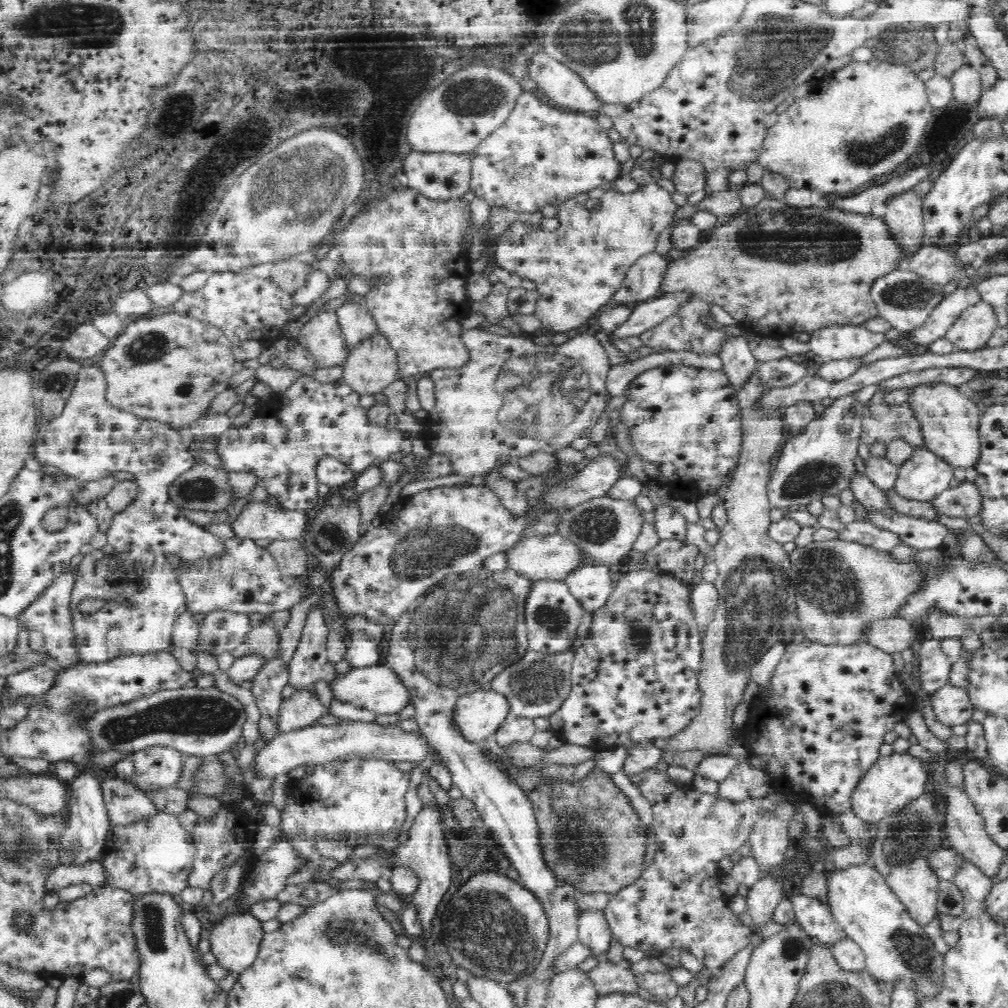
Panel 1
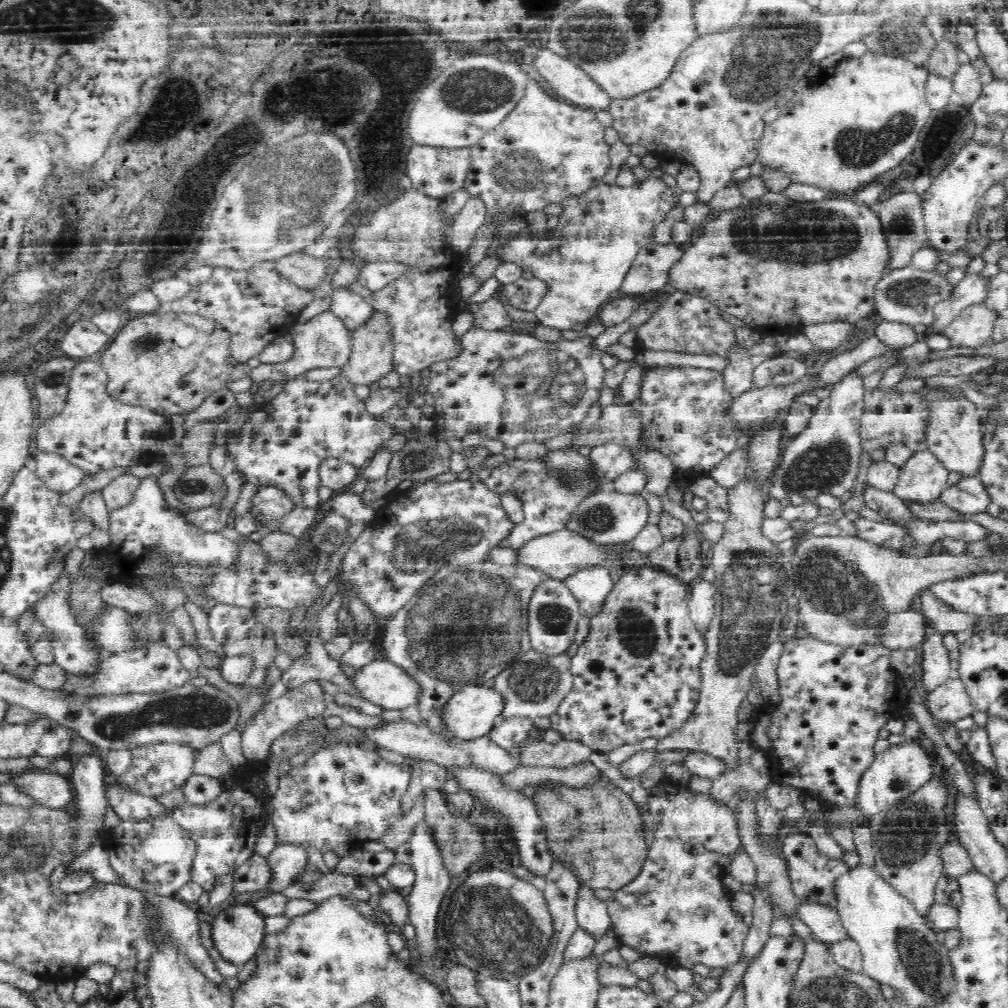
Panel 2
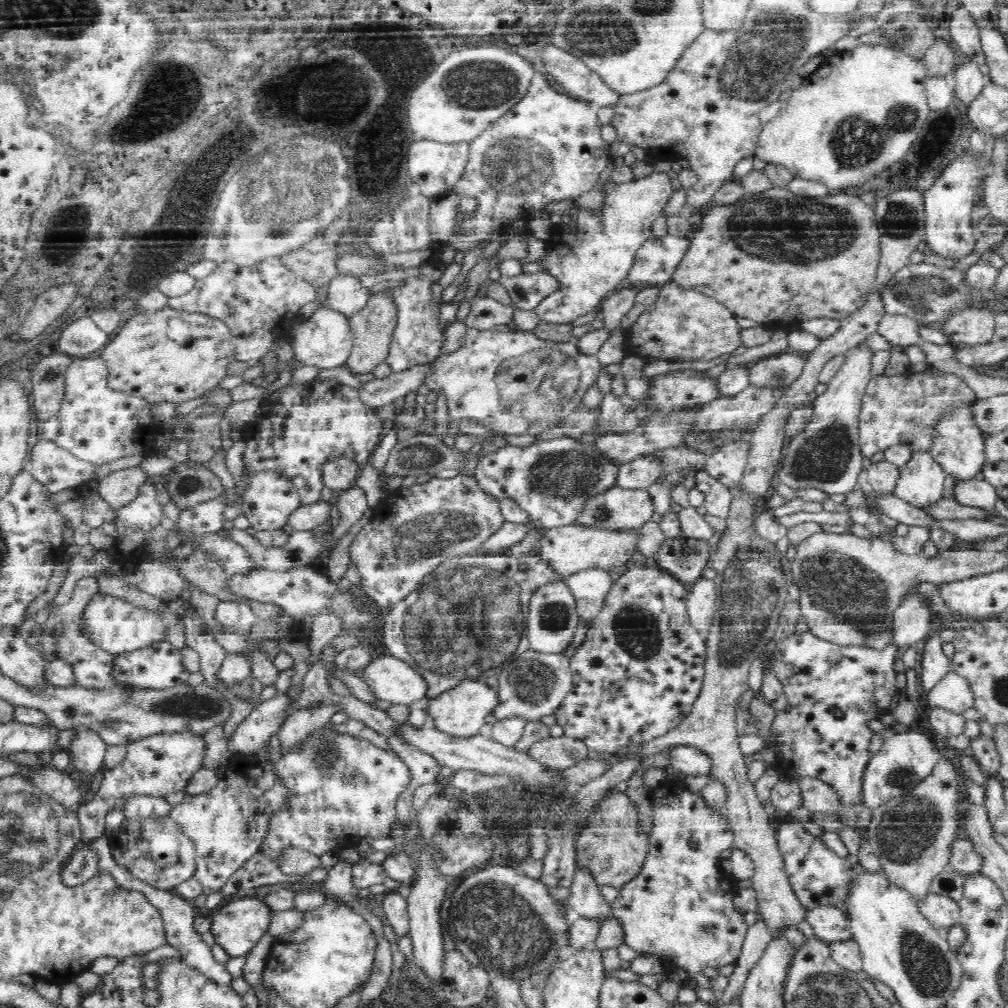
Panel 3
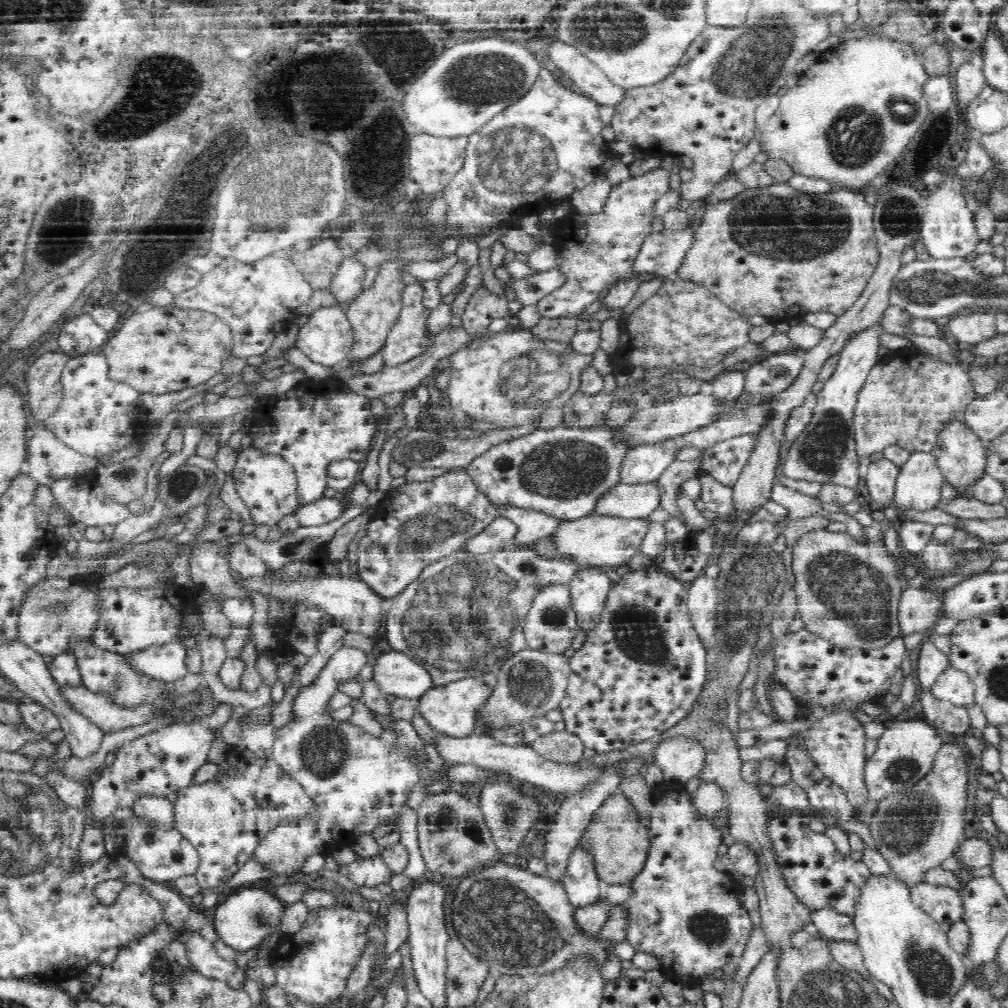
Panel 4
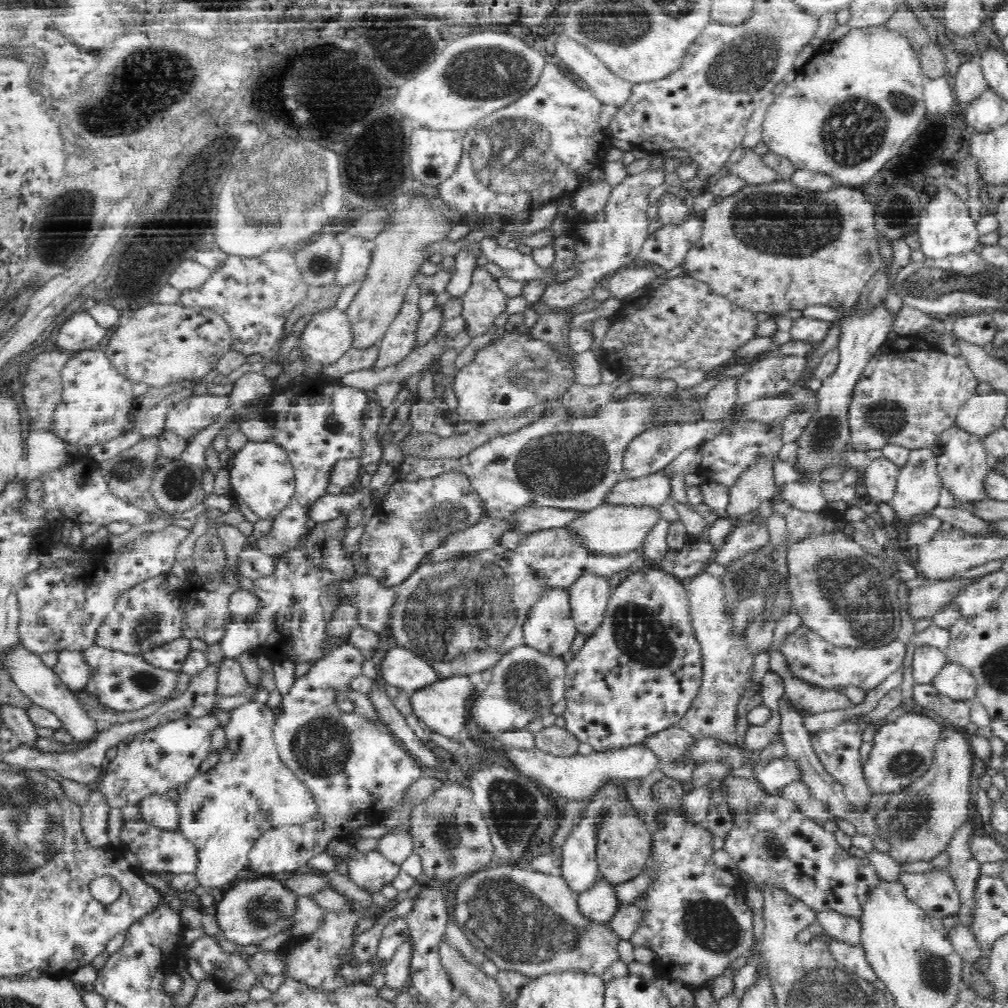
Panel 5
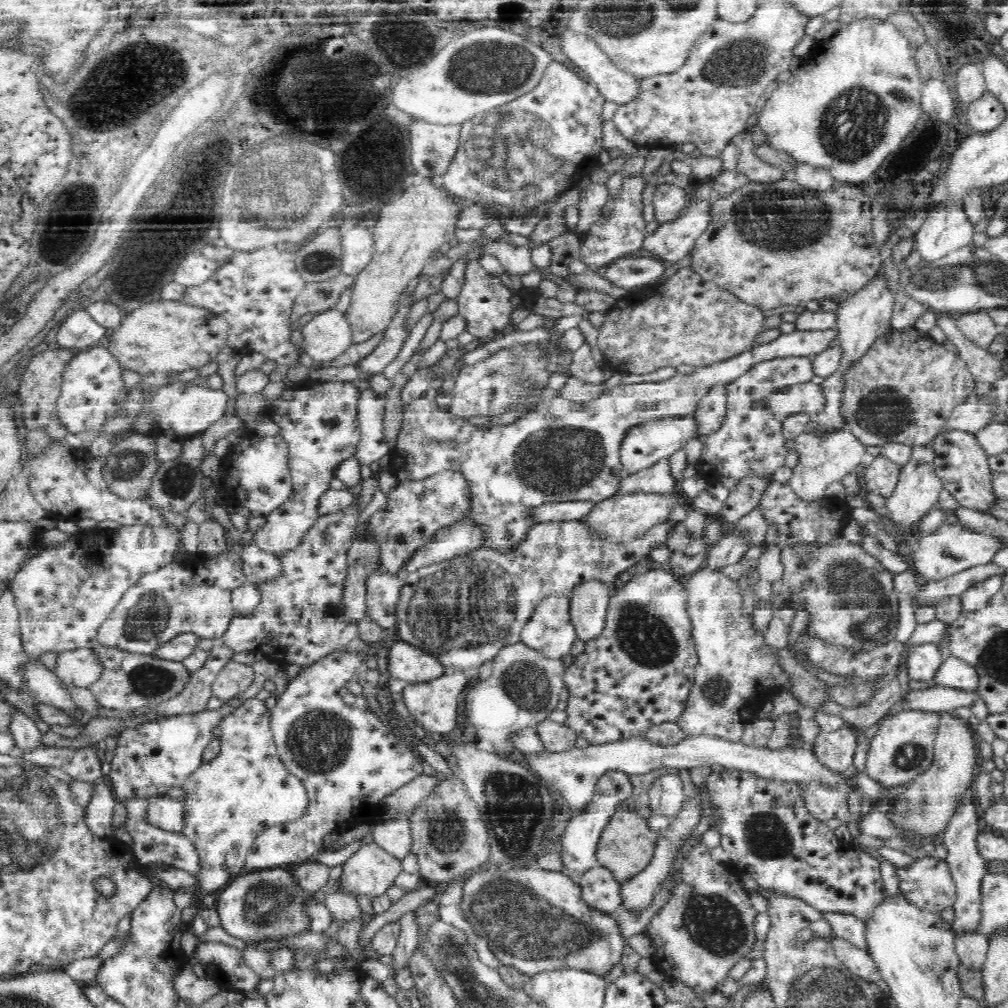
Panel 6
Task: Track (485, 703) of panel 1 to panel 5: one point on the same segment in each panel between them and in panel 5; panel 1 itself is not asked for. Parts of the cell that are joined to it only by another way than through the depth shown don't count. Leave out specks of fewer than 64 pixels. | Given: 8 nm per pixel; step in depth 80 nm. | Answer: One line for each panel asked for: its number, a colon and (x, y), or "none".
2: (473, 713)
3: (461, 712)
4: (454, 710)
5: (445, 707)

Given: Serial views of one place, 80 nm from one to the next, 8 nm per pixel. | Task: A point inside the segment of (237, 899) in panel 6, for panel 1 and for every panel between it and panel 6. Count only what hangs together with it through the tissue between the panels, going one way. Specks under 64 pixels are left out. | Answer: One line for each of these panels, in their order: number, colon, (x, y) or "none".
1: (235, 941)
2: (237, 932)
3: (236, 927)
4: (248, 916)
5: (250, 911)

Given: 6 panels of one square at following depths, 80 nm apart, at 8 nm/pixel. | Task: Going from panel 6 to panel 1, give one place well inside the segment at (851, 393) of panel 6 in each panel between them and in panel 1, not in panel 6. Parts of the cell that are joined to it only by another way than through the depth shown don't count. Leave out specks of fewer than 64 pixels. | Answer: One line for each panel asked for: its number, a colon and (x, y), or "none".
1: (880, 424)
2: (887, 418)
3: (900, 410)
4: (907, 397)
5: (909, 394)

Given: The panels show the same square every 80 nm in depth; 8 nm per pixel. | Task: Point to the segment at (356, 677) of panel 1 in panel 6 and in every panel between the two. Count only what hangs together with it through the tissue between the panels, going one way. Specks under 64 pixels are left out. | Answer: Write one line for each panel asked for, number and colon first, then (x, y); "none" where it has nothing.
2: (381, 683)
3: (388, 679)
4: (394, 674)
5: (400, 669)
6: (405, 663)

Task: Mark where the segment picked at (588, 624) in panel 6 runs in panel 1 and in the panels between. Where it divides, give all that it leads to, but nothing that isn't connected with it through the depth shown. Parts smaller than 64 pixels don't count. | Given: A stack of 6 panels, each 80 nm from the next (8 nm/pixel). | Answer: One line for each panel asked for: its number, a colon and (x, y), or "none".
1: (590, 583)
2: (591, 586)
3: (590, 587)
4: (589, 588)
5: (589, 595)

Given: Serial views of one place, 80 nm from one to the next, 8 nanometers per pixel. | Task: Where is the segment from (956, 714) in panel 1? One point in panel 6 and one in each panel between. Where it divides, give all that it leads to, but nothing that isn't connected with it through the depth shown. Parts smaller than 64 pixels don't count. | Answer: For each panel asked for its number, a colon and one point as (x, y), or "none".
2: (949, 703)
3: (952, 693)
4: (953, 687)
5: (953, 681)
6: (953, 674)

